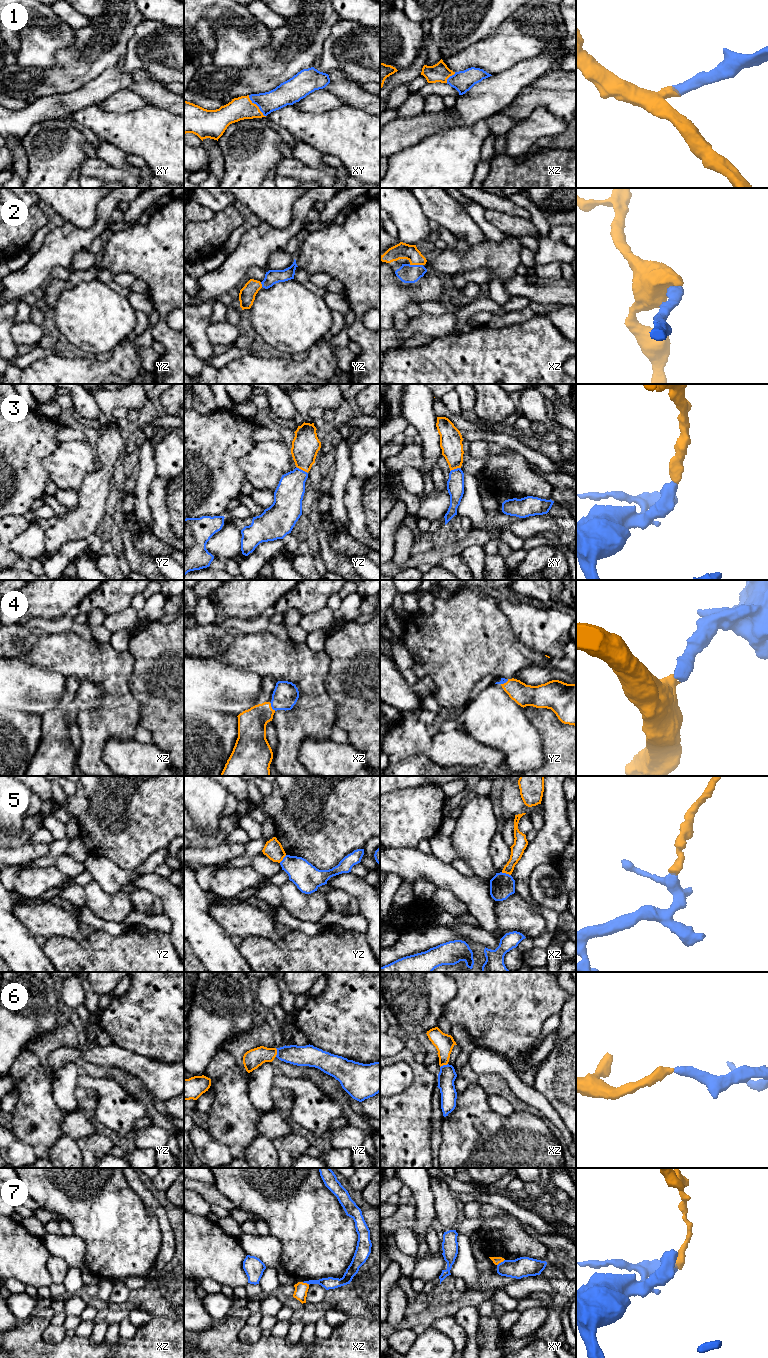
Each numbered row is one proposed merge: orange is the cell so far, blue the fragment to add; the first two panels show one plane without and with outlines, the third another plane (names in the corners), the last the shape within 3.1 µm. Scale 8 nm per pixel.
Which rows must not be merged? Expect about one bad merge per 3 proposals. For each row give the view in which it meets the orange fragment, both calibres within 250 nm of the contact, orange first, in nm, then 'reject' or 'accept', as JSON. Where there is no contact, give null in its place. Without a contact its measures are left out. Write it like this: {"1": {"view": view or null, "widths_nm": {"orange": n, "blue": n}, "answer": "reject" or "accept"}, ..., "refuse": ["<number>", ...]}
{"1": {"view": "xy", "widths_nm": {"orange": 180, "blue": 180}, "answer": "accept"}, "2": {"view": "xz", "widths_nm": {"orange": 130, "blue": 150}, "answer": "accept"}, "3": {"view": "yz", "widths_nm": {"orange": 220, "blue": 240}, "answer": "accept"}, "4": {"view": "xz", "widths_nm": {"orange": 220, "blue": 200}, "answer": "accept"}, "5": {"view": "xz", "widths_nm": {"orange": 110, "blue": 200}, "answer": "reject"}, "6": {"view": "yz", "widths_nm": {"orange": 160, "blue": 160}, "answer": "accept"}, "7": {"view": "xy", "widths_nm": {"orange": 60, "blue": 160}, "answer": "reject"}, "refuse": ["5", "7"]}

